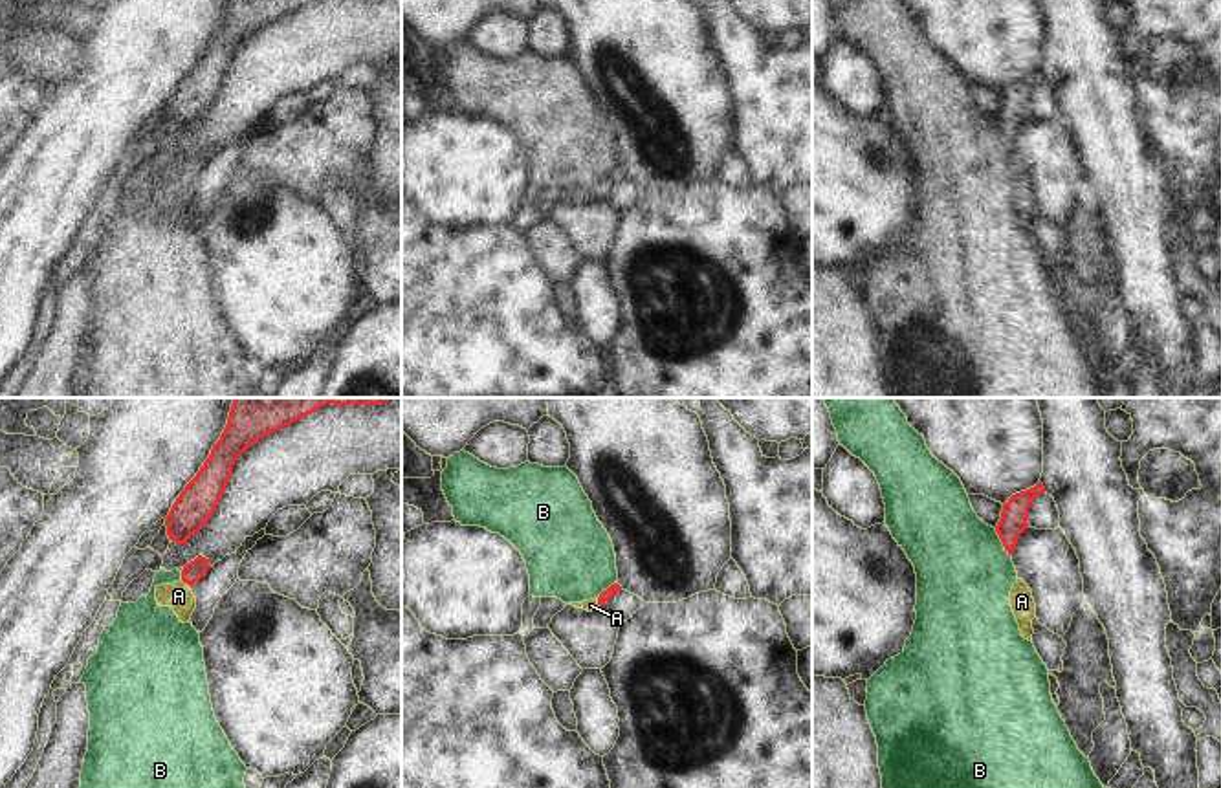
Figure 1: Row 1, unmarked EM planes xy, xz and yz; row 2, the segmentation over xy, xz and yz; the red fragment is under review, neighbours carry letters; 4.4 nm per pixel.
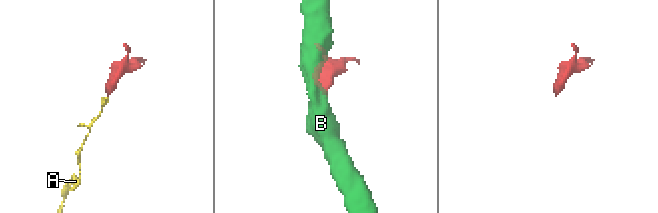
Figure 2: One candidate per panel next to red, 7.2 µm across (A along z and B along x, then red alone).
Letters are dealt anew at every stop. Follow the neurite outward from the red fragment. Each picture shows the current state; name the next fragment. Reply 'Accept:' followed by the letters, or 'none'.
Accept: A

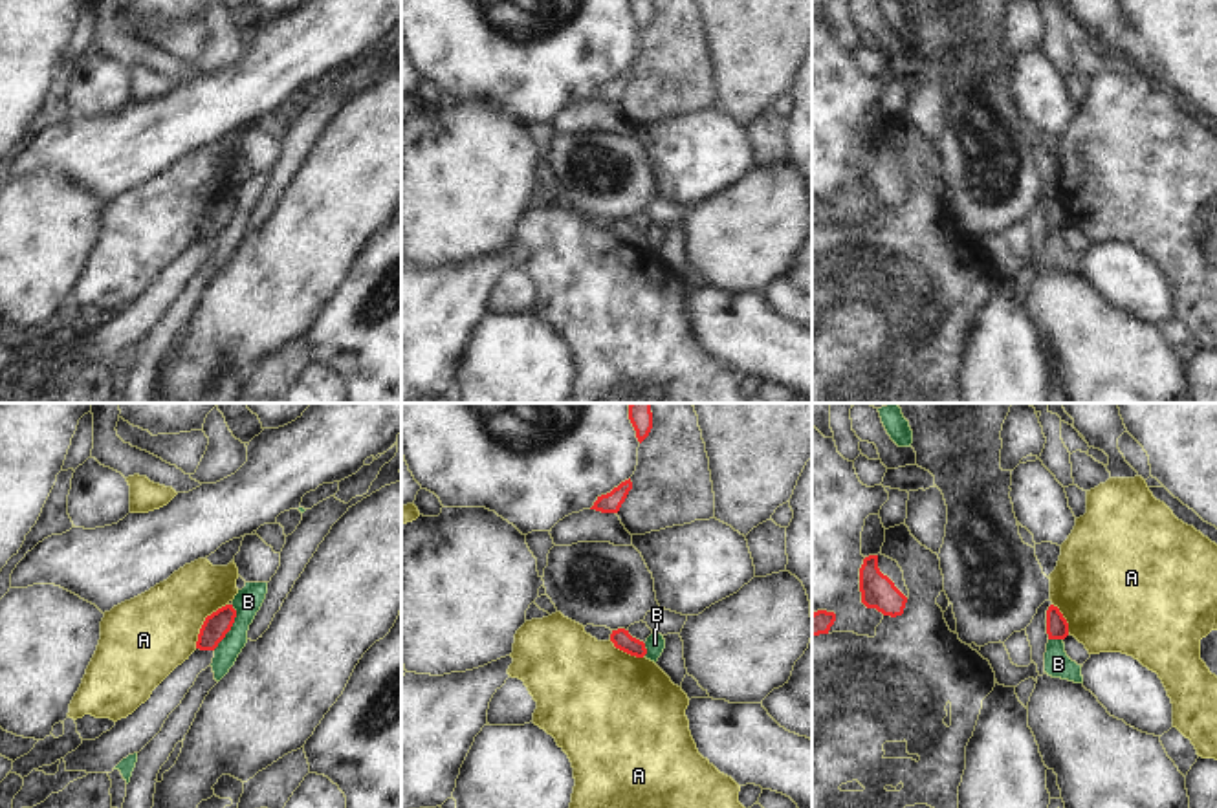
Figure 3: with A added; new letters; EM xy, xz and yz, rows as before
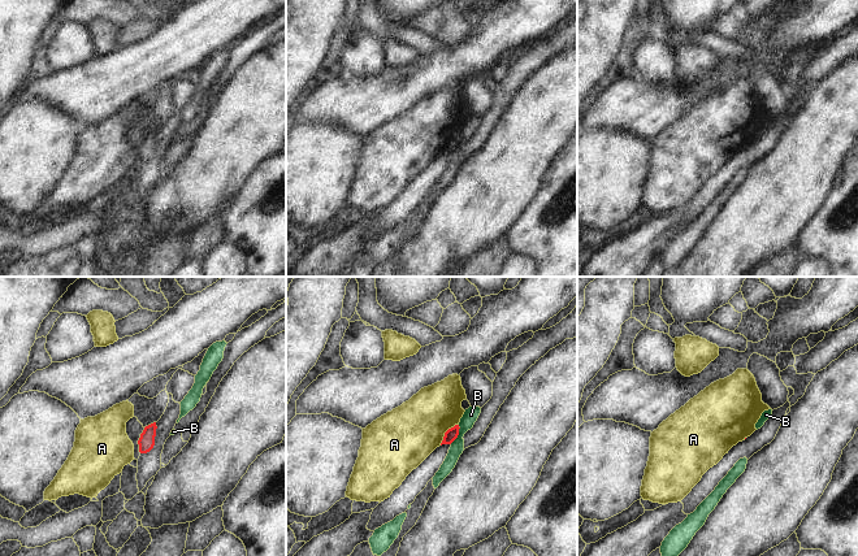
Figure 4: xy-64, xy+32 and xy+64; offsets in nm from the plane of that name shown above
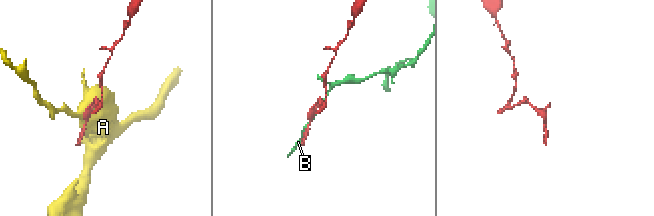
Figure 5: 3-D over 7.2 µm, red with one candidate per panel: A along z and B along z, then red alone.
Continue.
Accept: none

